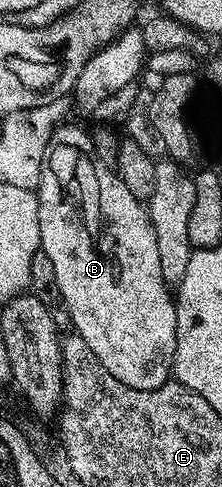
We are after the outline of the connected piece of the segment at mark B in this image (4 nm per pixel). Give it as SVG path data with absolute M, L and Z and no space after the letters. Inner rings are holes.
M59 125L52 132L49 141L41 152L41 171L36 188L38 197L38 216L40 217L41 251L48 253L48 261L56 269L56 285L60 285L62 305L70 315L70 327L80 337L84 337L84 345L92 349L92 353L116 377L116 381L124 381L132 389L160 389L165 383L171 382L176 353L176 299L171 288L164 281L164 273L160 273L160 253L156 250L156 233L150 224L147 208L132 193L128 193L128 185L113 167L106 167L94 154L94 137L89 130L82 127L65 127Z

